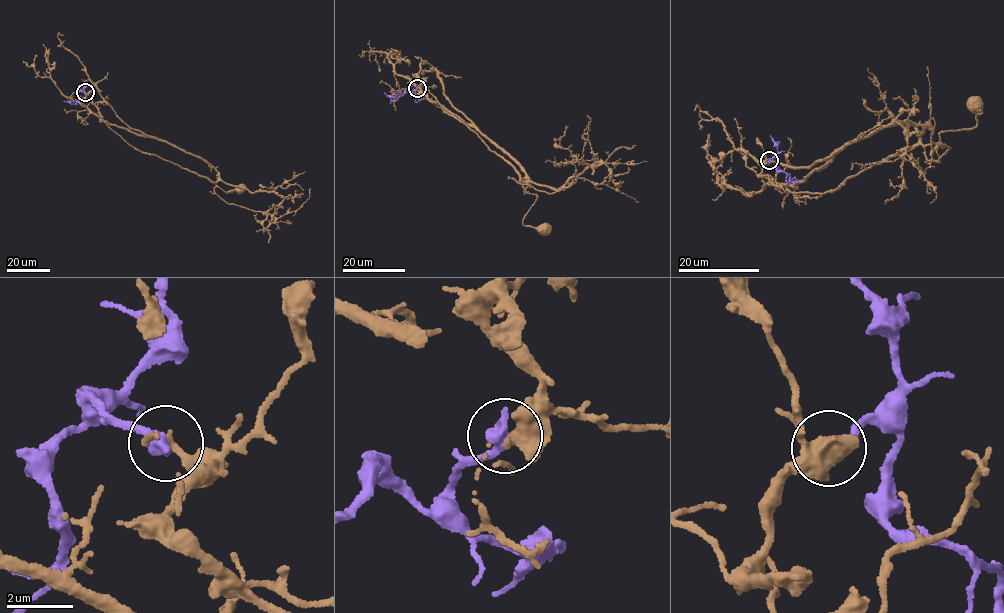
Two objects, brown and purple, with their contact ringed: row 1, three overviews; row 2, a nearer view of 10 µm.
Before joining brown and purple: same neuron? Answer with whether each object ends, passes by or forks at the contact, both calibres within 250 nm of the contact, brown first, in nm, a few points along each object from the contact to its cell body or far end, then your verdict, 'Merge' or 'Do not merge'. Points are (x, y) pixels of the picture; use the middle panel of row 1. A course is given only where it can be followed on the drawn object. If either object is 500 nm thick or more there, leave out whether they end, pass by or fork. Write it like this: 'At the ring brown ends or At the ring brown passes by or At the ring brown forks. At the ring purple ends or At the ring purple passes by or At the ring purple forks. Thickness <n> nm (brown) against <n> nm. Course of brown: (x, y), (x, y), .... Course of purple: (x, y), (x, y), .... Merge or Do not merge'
At the ring brown ends. At the ring purple ends. Thickness 240 nm (brown) against 440 nm. Course of brown: (417, 88), (416, 75), (441, 109), (512, 166), (536, 198), (523, 223), (543, 230). Course of purple: (417, 88), (410, 94), (405, 90), (395, 98), (384, 92). Merge

